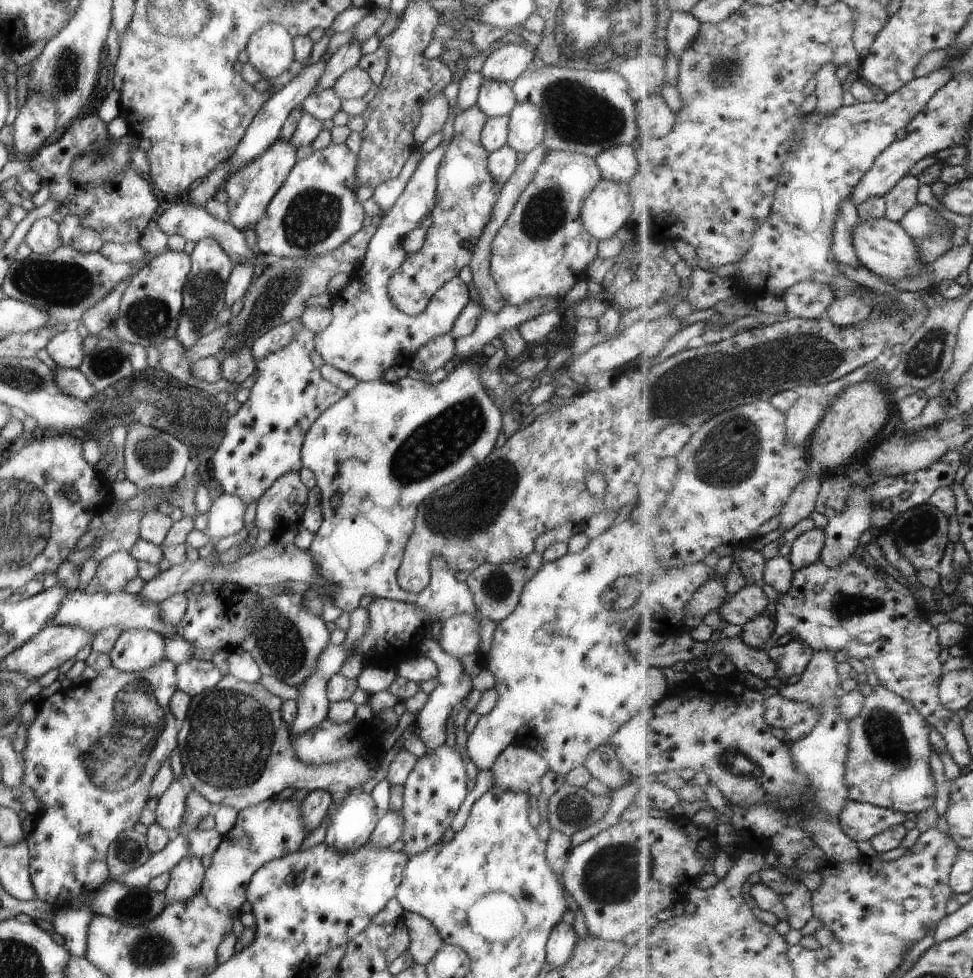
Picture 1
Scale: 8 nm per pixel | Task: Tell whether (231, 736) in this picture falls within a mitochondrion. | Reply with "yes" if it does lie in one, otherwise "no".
yes

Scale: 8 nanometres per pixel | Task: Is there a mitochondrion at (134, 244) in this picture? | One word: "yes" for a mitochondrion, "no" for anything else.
no

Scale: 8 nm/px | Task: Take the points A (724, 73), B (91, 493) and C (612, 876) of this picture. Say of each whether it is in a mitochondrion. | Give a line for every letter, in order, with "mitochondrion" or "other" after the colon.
A: mitochondrion
B: other
C: mitochondrion

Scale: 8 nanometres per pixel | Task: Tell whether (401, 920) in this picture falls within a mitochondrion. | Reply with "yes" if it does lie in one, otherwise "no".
no

